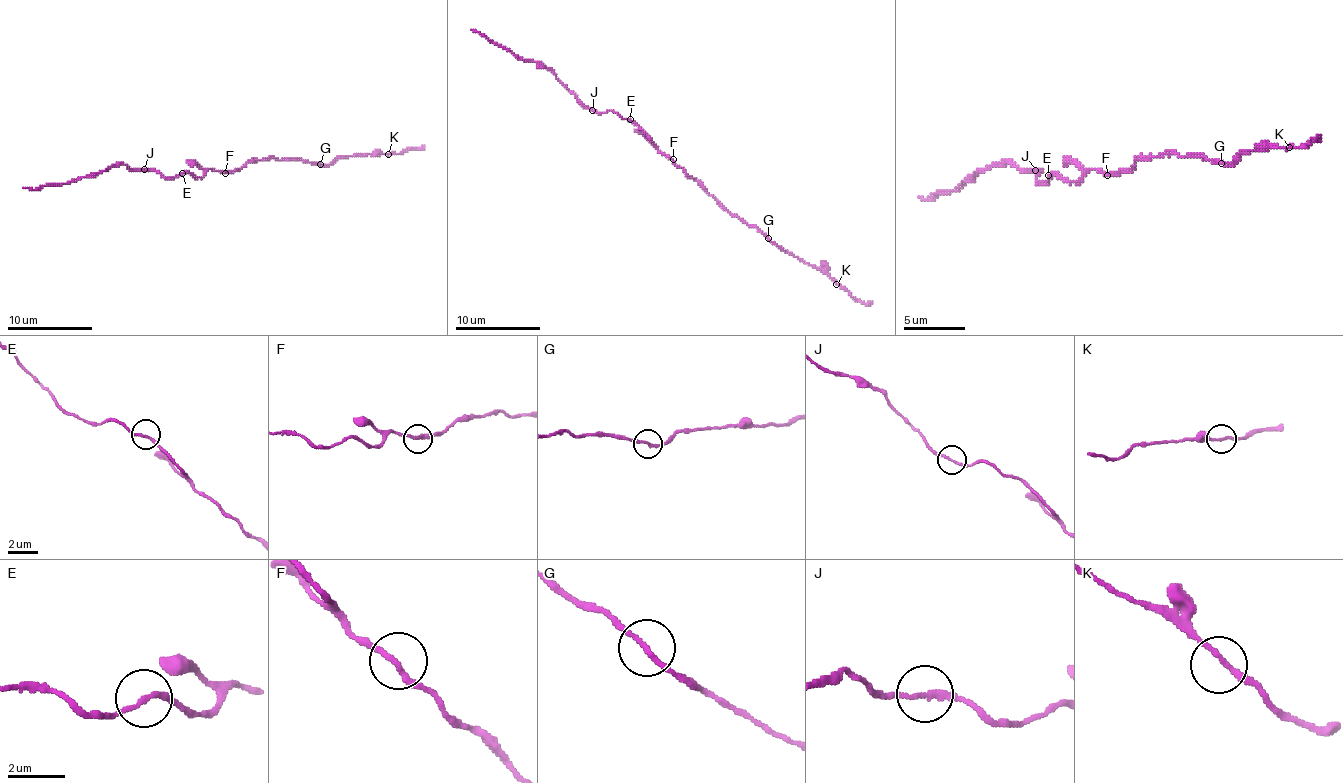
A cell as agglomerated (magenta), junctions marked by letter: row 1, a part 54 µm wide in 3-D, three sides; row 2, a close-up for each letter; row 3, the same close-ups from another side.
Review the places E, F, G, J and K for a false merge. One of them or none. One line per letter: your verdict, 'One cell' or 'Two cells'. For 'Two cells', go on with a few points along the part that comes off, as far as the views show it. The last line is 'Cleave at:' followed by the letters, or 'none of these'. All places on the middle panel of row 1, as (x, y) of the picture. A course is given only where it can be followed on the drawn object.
E: One cell
F: One cell
G: One cell
J: One cell
K: One cell
Cleave at: none of these

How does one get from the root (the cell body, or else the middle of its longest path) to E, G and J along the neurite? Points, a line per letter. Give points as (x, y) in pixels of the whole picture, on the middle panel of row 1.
E: (670, 159), (630, 119)
G: (670, 159), (732, 214), (749, 225), (755, 225), (768, 238)
J: (670, 159), (630, 121), (611, 110), (592, 110)

